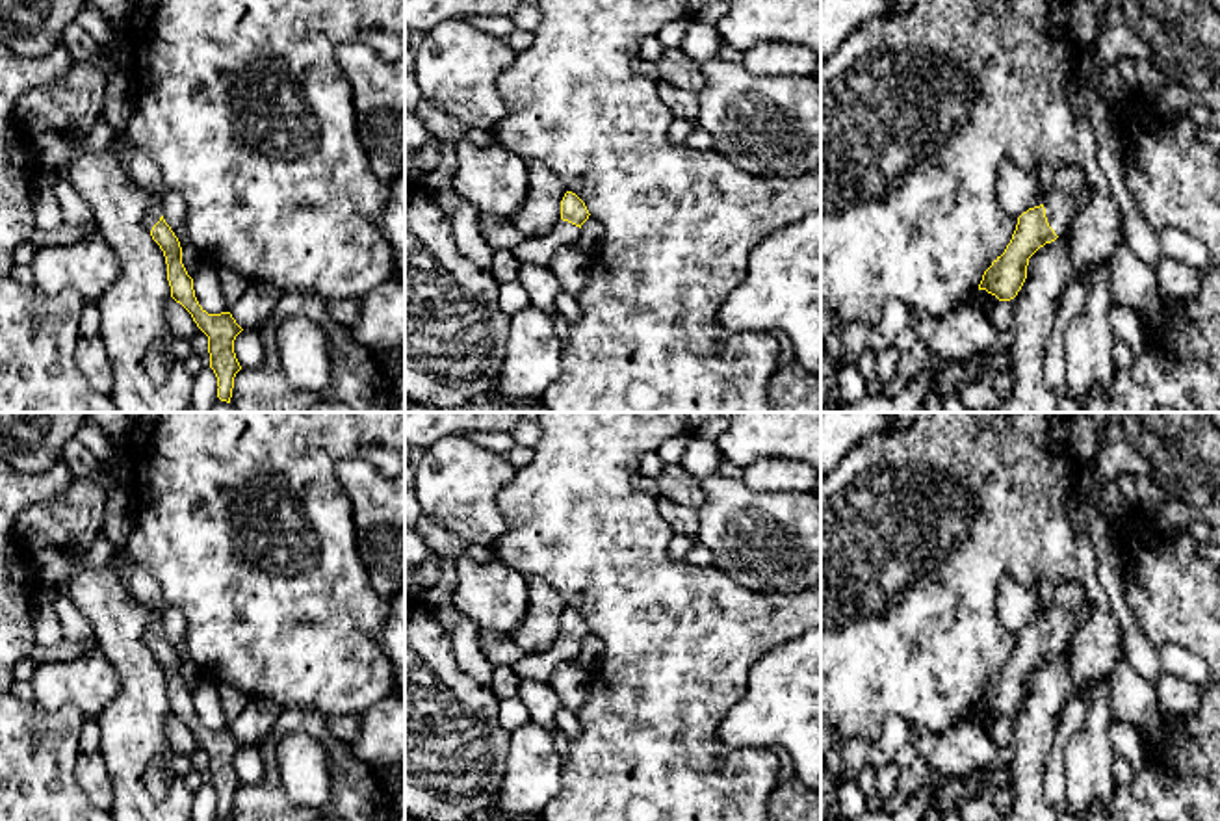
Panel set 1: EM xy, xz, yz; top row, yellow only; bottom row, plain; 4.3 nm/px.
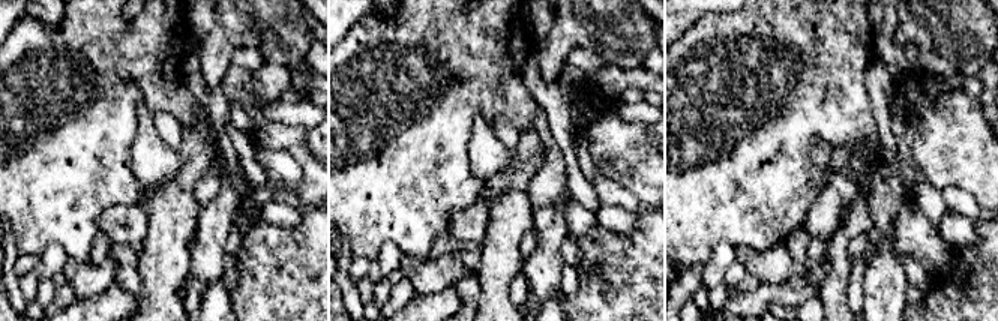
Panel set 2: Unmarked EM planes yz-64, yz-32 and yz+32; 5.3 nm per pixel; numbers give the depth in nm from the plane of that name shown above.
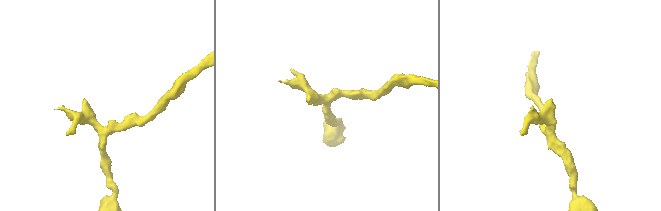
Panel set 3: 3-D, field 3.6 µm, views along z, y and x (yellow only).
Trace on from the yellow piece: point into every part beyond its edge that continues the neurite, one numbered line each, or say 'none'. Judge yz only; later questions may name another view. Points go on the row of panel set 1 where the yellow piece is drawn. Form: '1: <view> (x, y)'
1: yz (1068, 195)

